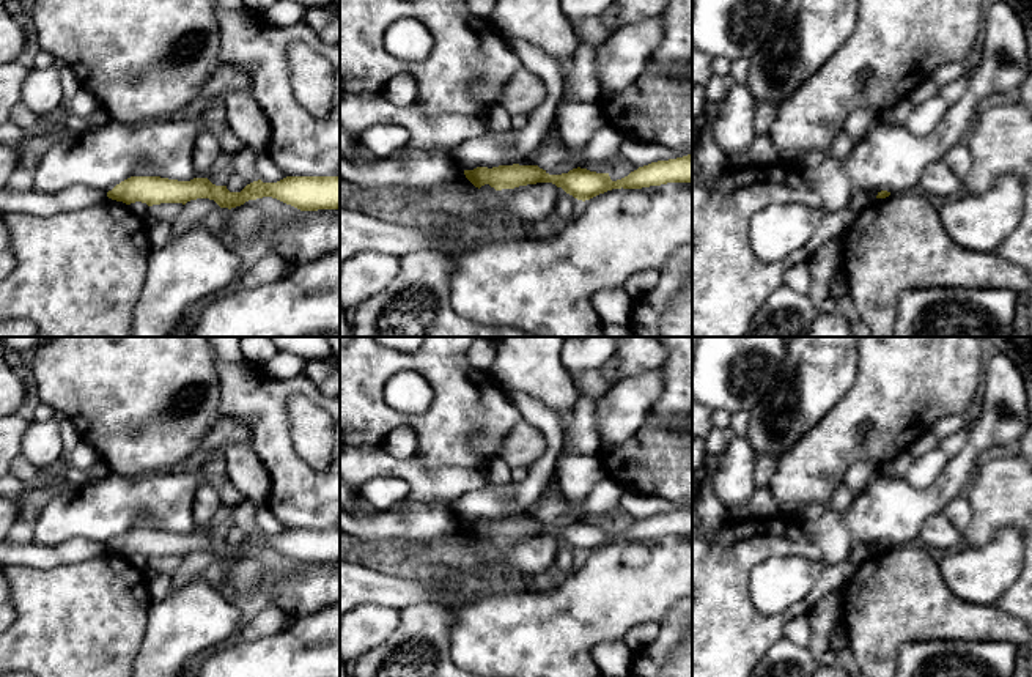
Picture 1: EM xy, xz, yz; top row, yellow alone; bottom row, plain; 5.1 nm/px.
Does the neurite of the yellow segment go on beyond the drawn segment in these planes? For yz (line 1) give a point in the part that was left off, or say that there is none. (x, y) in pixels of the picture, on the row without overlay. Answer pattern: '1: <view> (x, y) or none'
1: none

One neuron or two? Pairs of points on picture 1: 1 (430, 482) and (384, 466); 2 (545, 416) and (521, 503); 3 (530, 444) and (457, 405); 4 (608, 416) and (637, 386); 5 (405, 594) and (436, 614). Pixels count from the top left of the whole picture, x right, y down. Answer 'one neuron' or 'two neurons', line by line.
1: one neuron
2: one neuron
3: two neurons
4: one neuron
5: two neurons

